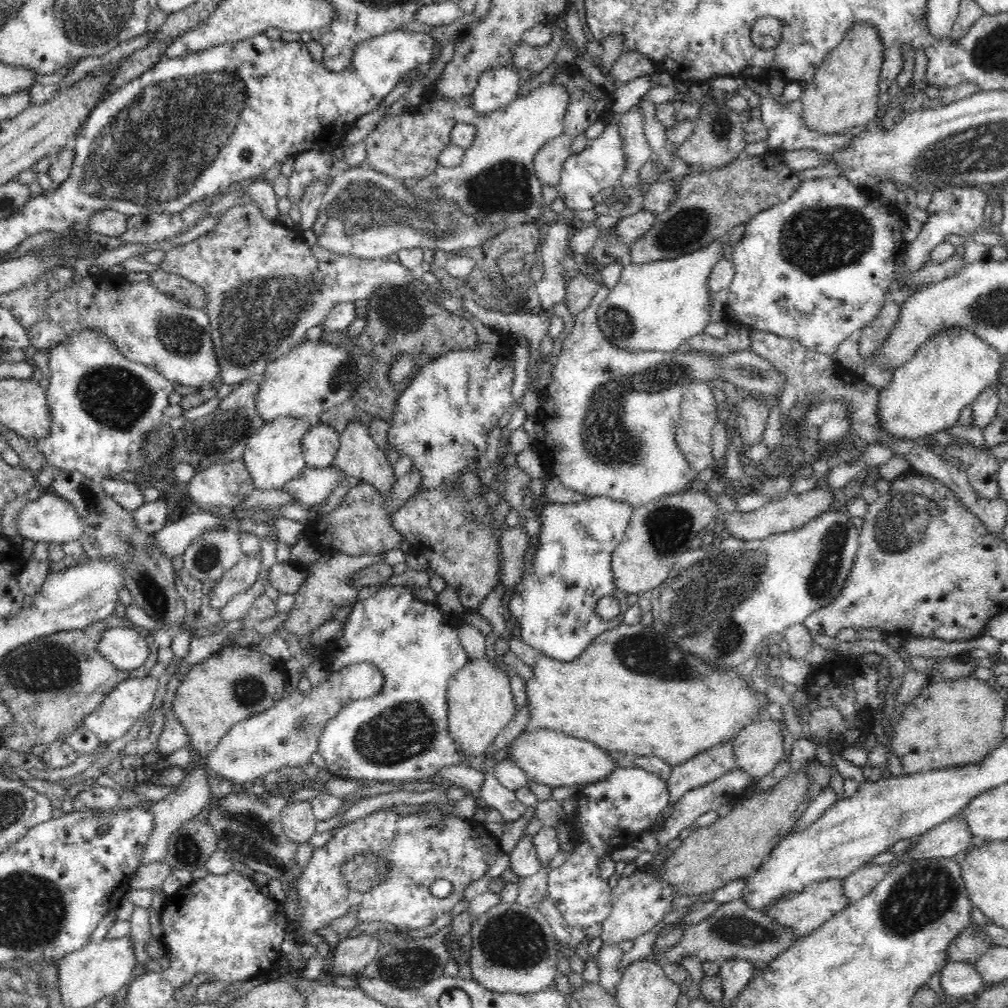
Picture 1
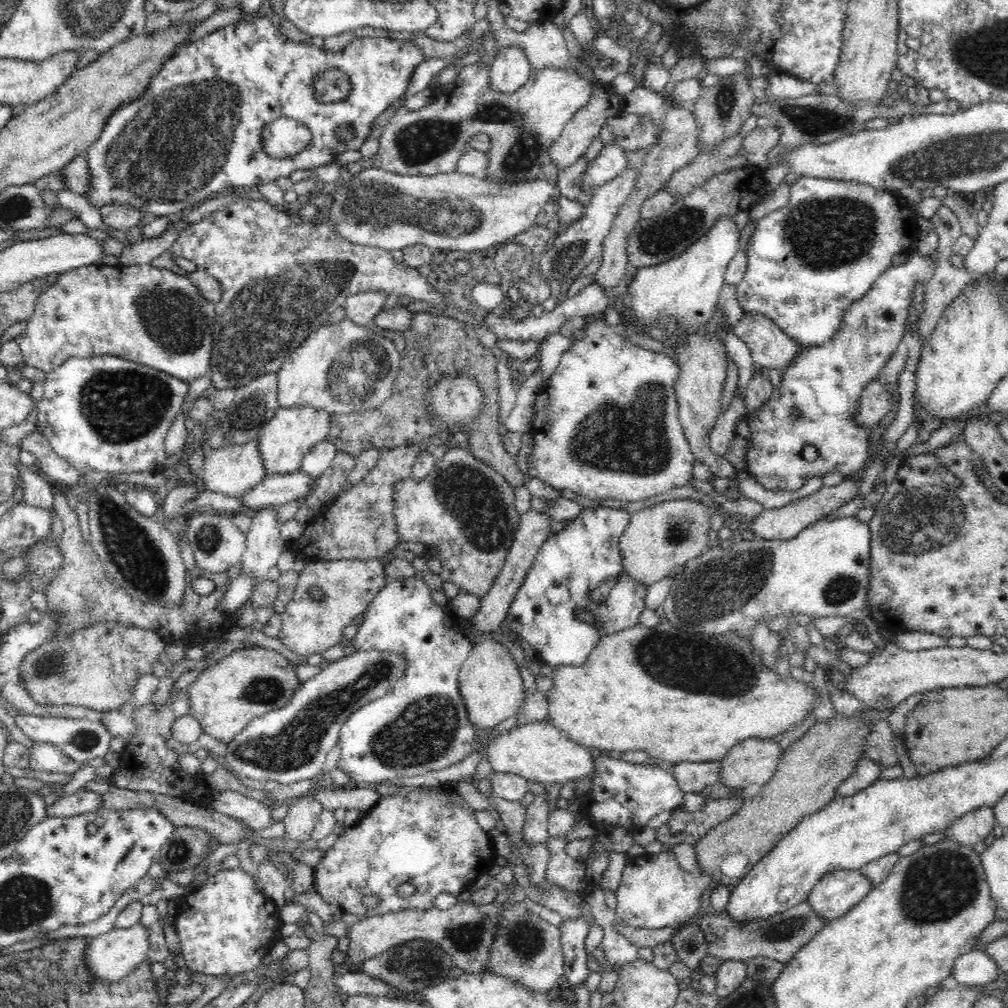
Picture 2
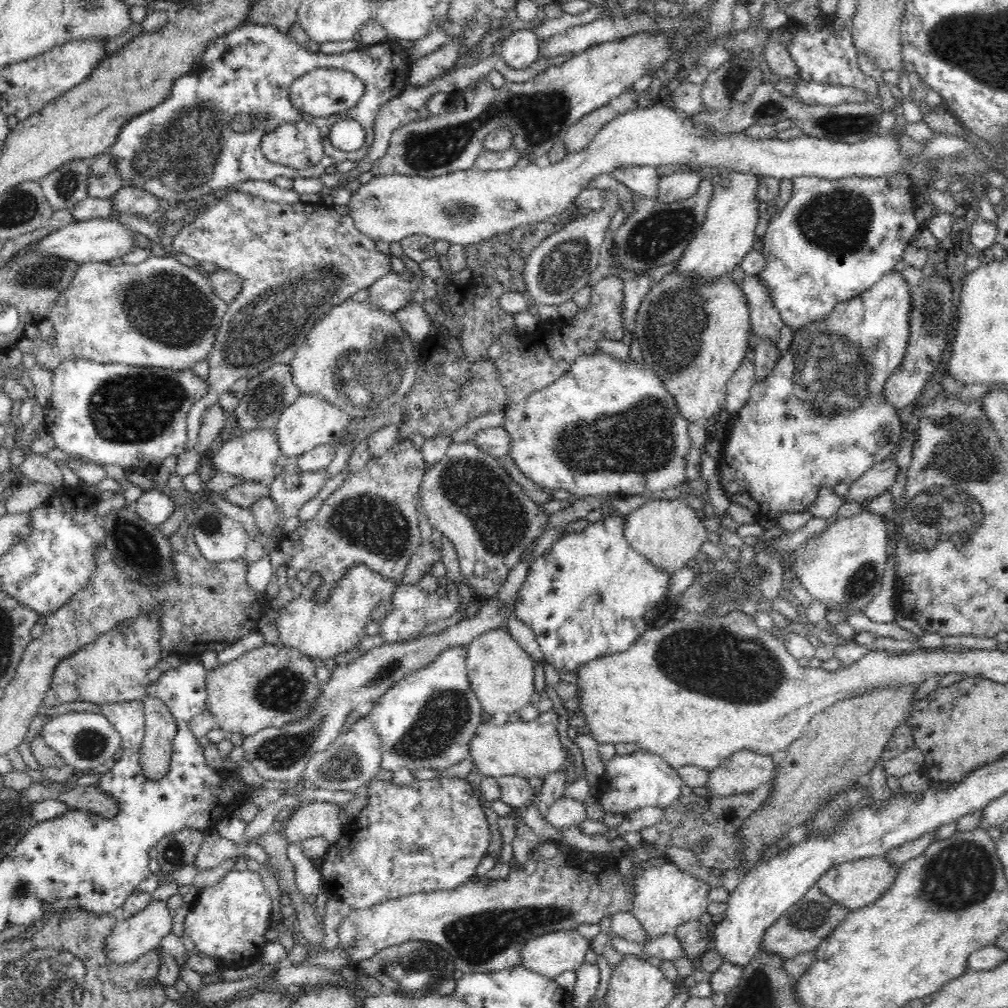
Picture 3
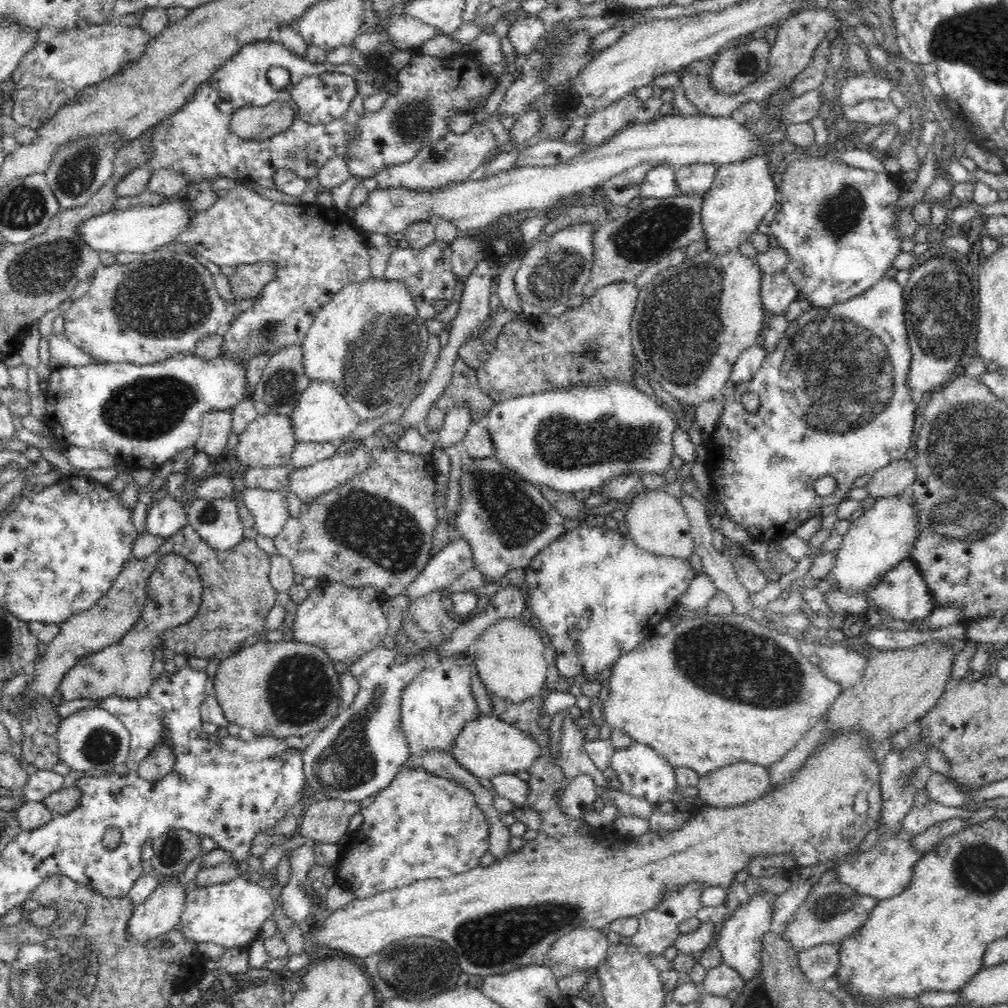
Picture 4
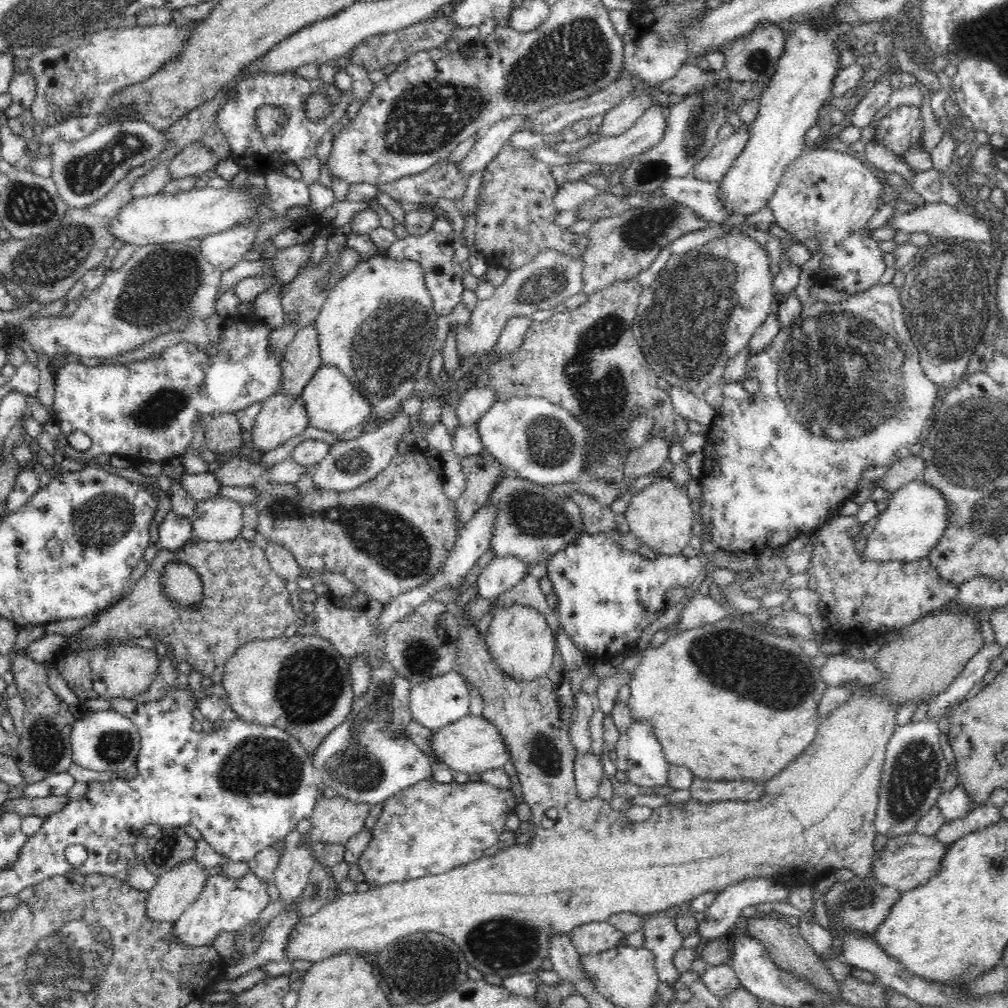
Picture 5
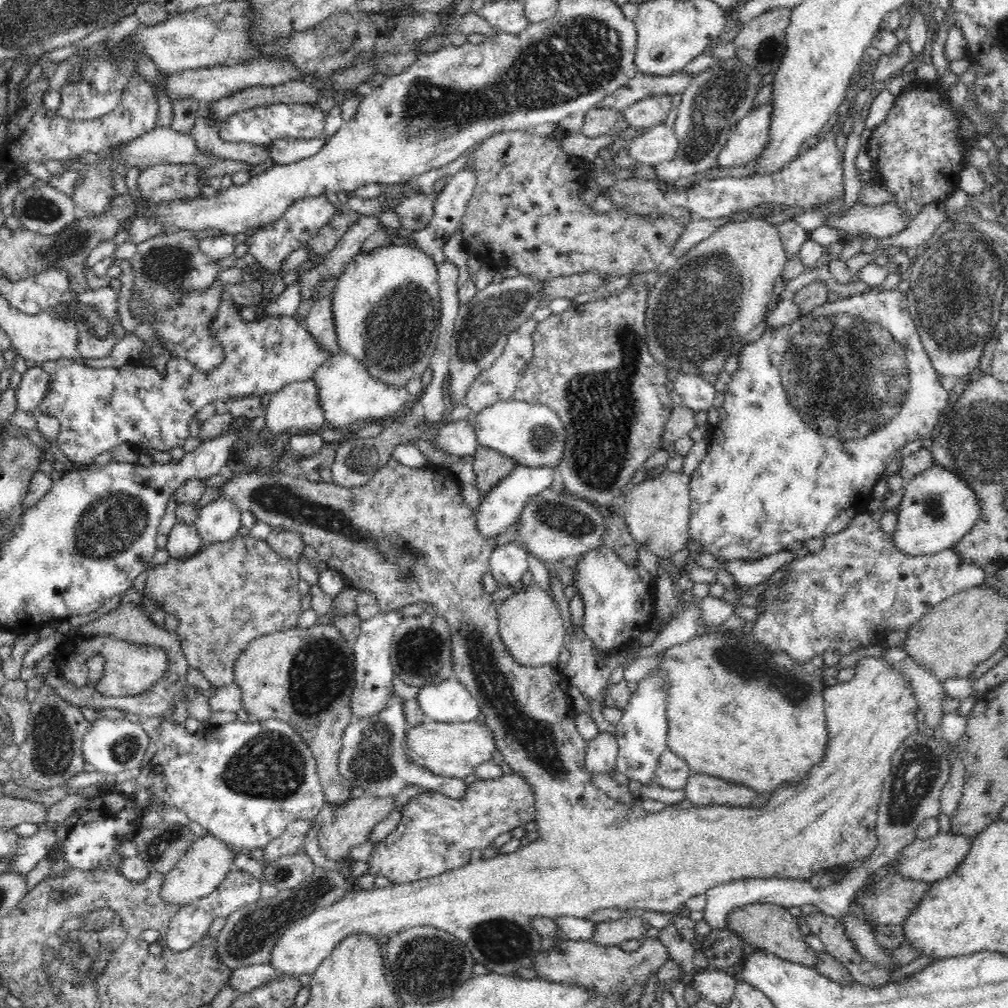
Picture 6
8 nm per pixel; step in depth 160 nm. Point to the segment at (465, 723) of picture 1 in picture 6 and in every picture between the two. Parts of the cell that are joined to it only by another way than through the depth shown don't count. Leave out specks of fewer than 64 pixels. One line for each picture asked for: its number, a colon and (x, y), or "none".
2: (491, 686)
3: (501, 674)
4: (509, 655)
5: (522, 645)
6: (529, 623)

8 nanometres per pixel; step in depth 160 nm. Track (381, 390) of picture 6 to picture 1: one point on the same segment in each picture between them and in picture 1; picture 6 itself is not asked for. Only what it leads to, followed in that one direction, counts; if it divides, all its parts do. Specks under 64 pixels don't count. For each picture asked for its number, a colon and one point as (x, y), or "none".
1: (273, 456)
2: (284, 441)
3: (310, 421)
4: (322, 414)
5: (332, 403)

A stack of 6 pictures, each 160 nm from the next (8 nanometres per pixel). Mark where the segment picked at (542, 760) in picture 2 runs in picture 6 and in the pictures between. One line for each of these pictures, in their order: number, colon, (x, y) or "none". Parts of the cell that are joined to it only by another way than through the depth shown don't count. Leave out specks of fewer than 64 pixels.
3: (526, 749)
4: (486, 747)
5: (473, 745)
6: (454, 750)

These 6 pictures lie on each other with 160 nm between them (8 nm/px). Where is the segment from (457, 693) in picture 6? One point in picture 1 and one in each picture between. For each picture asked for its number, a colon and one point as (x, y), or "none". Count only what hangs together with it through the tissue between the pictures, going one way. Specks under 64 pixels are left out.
1: (401, 735)
2: (421, 725)
3: (427, 720)
4: (438, 704)
5: (440, 701)

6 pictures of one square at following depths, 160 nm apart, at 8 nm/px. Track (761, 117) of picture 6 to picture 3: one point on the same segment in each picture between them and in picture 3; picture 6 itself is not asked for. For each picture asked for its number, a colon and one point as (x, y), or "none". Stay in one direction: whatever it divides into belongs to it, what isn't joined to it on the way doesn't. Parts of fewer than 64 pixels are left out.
3: (682, 185)
4: (696, 179)
5: (714, 166)

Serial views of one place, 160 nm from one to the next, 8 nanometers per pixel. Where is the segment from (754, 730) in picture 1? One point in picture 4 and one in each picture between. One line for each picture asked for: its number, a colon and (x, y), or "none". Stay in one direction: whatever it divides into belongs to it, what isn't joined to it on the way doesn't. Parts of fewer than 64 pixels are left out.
2: (754, 760)
3: (746, 770)
4: (742, 782)

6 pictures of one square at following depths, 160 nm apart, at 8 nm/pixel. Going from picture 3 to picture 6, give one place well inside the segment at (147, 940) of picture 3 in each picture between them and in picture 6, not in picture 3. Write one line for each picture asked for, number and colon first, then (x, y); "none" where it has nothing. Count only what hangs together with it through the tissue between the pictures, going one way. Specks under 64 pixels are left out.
4: (160, 913)
5: (176, 889)
6: (208, 860)

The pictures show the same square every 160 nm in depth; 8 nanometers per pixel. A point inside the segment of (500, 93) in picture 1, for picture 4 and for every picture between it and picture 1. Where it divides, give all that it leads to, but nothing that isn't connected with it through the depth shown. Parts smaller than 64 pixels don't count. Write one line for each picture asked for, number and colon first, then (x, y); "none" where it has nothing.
2: (510, 69)
3: (521, 49)
4: (524, 34)

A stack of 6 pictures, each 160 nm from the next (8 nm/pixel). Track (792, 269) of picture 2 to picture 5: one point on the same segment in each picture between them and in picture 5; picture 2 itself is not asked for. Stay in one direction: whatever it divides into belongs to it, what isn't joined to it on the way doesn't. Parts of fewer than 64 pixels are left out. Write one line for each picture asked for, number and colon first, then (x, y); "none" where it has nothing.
3: (833, 240)
4: (836, 222)
5: (824, 195)

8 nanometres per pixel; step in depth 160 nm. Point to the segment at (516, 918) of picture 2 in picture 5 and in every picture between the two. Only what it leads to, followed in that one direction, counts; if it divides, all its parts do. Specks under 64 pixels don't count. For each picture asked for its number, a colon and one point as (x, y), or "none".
3: (550, 955)
4: (582, 949)
5: (593, 937)

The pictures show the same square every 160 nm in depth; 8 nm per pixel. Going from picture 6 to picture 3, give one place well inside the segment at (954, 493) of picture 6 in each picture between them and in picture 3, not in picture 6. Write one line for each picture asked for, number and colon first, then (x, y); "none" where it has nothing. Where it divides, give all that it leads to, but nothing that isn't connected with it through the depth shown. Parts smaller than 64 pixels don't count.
3: (844, 564)
4: (875, 542)
5: (911, 522)

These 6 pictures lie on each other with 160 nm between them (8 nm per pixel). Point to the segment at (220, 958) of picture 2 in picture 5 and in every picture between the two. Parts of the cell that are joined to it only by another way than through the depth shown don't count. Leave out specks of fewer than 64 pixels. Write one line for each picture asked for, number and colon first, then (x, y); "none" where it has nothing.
3: (228, 921)
4: (231, 914)
5: (226, 904)

